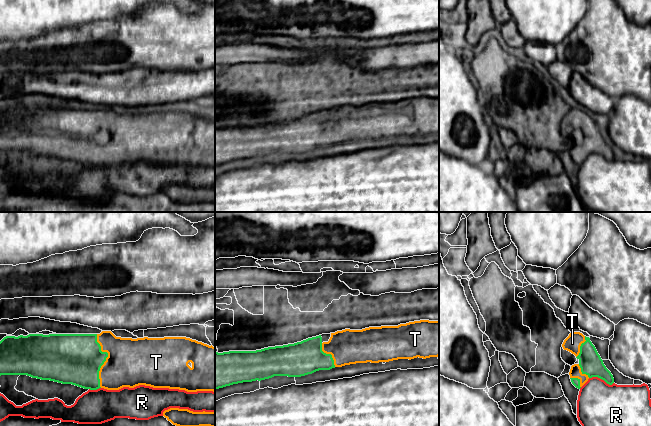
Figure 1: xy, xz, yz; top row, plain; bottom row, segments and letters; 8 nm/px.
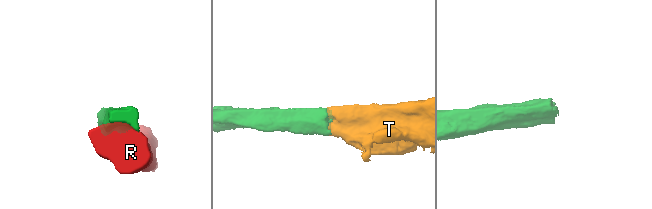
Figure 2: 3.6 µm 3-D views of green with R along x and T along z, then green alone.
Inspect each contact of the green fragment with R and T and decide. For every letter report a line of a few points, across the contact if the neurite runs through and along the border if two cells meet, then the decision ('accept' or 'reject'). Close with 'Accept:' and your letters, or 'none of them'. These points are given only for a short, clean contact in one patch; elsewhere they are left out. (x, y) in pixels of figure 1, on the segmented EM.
R: reject
T: accept
Accept: T

